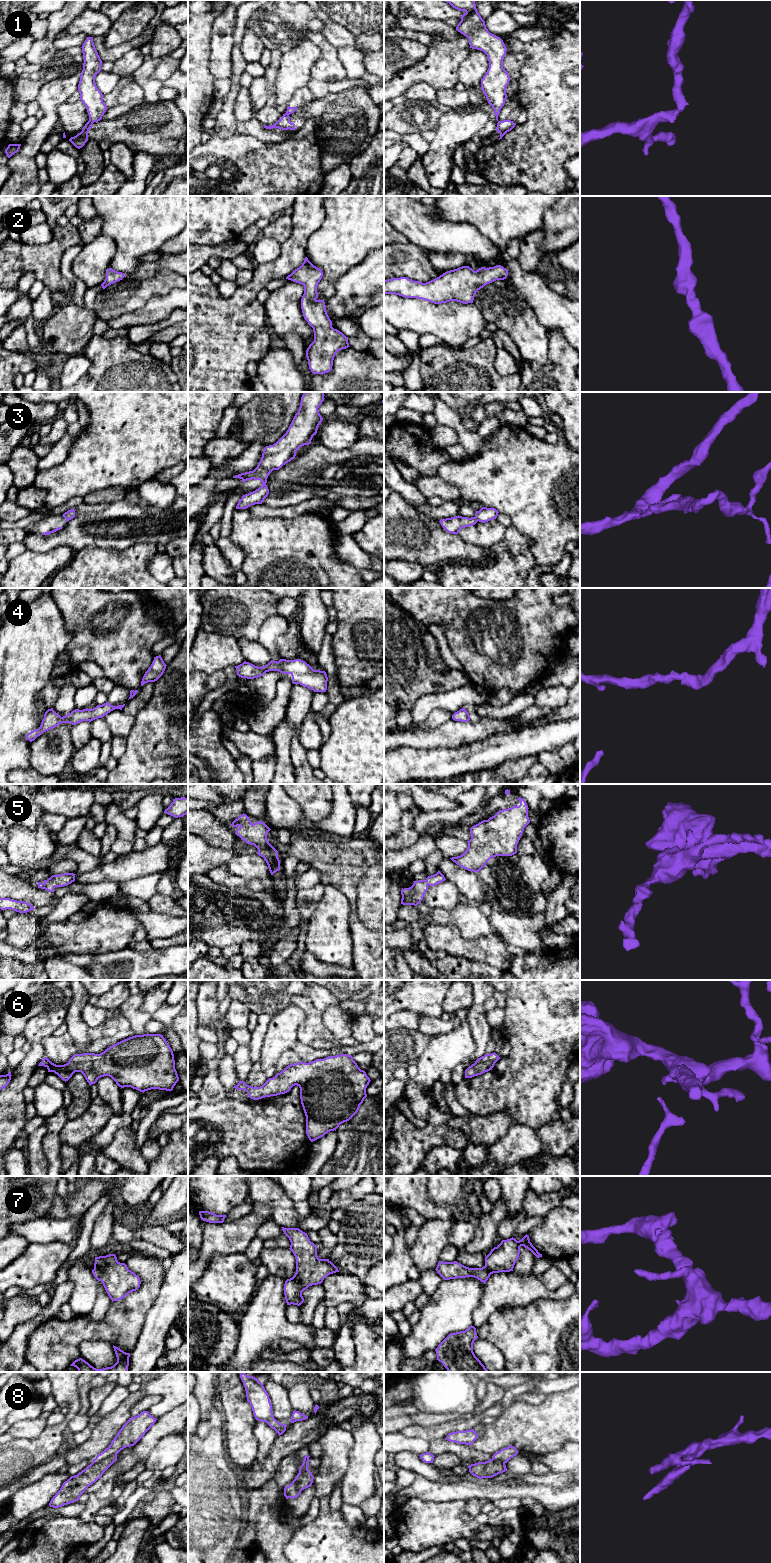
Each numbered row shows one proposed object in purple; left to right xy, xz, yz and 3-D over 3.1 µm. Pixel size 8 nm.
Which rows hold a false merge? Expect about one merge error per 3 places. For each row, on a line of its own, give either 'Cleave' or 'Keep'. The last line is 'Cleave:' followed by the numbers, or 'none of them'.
1: Cleave
2: Keep
3: Cleave
4: Keep
5: Keep
6: Keep
7: Keep
8: Cleave
Cleave: 1, 3, 8

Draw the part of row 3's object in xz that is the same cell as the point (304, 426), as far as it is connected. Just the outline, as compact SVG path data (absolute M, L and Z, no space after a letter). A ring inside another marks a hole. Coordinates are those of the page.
M305 392L300 407L286 433L273 445L266 446L257 467L253 471L233 476L244 483L247 480L260 480L262 485L273 470L279 470L296 456L296 451L311 444L323 418L318 408L324 401L324 392Z

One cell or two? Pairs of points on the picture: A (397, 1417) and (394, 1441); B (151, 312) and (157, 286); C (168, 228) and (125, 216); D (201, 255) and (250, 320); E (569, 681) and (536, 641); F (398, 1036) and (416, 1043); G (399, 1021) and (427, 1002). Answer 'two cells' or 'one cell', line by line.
A: two cells
B: two cells
C: one cell
D: two cells
E: two cells
F: one cell
G: two cells

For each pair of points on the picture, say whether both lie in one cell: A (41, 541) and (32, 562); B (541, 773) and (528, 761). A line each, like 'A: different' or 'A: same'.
A: different
B: different

